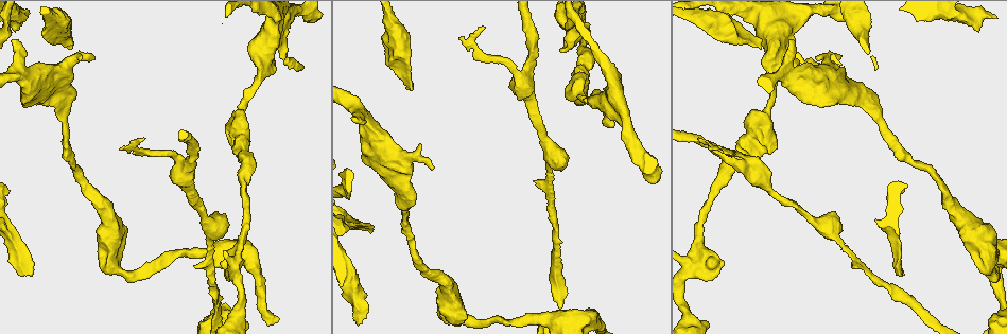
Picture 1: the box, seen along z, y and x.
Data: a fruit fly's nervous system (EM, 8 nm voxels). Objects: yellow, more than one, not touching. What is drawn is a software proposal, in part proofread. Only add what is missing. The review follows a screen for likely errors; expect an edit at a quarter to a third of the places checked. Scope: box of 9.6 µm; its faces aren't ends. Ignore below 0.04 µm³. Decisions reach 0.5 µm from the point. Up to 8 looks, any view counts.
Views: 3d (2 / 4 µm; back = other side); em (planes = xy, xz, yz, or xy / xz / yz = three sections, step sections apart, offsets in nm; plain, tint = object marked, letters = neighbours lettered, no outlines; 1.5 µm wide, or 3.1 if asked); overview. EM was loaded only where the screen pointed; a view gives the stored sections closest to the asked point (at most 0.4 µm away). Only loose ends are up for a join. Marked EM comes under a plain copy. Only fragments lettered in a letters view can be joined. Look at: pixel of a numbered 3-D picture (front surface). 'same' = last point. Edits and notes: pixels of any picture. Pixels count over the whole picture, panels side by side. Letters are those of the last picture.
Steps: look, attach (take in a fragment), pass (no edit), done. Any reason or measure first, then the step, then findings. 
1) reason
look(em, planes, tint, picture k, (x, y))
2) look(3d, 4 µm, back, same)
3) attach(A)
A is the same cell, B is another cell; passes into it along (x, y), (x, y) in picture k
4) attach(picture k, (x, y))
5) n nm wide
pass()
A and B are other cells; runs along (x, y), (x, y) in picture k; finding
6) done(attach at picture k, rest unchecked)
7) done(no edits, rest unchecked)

tapers out
look(em, yz, step 4, tint, picture 1, (851, 265))

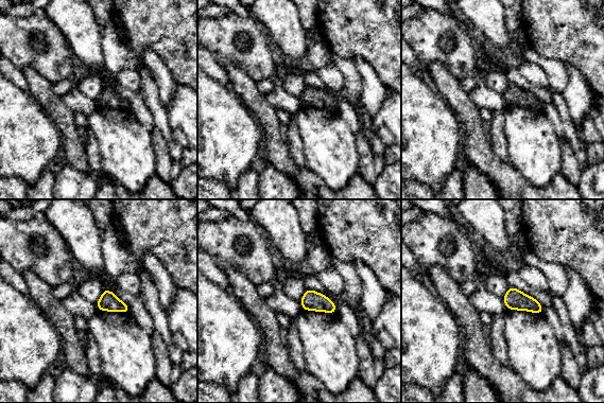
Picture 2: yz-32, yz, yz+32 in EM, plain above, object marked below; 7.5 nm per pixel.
cut it another way
look(em, planes, letters, same)

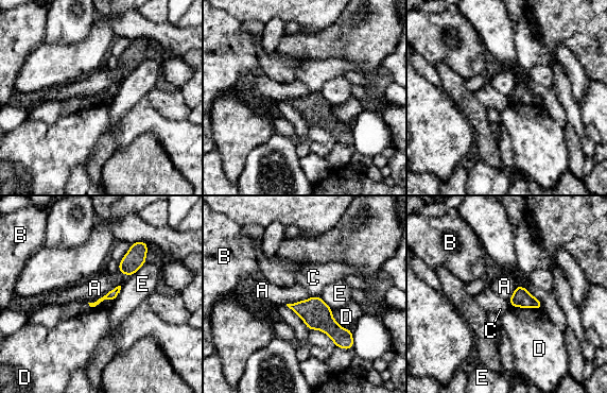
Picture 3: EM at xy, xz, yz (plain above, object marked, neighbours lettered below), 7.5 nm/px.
pass()
A, B, C, D and E are other cells; border along (120, 285), (88, 303) in picture 3; none of them fits

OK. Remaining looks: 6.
free end
look(3d, 2 µm, picture 1, (352, 120))

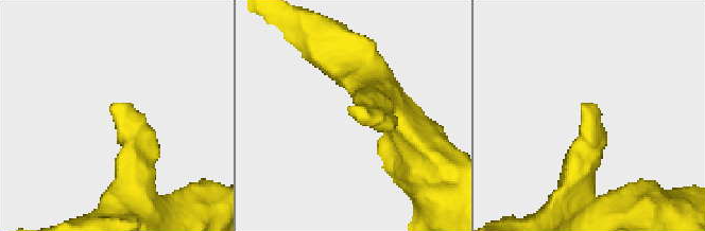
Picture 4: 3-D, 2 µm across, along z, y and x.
need the tissue
look(em, planes, letters, picture 4, (116, 104))

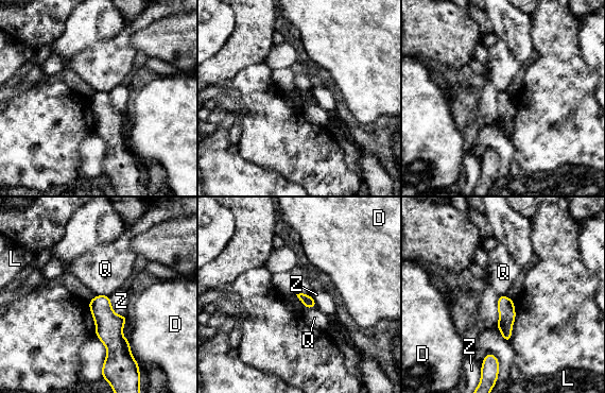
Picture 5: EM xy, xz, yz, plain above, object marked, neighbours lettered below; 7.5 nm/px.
pass()
D, L, Q and Z are other cells; border along (97, 294), (106, 294), (108, 296) in picture 5; no lettered fragment goes on from it

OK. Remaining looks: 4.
an open end
look(3d, 4 µm, picture 1, (761, 39))

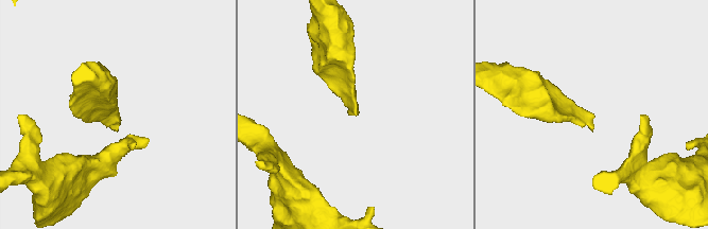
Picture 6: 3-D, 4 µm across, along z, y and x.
look(em, planes, letters, picture 6, (117, 114))

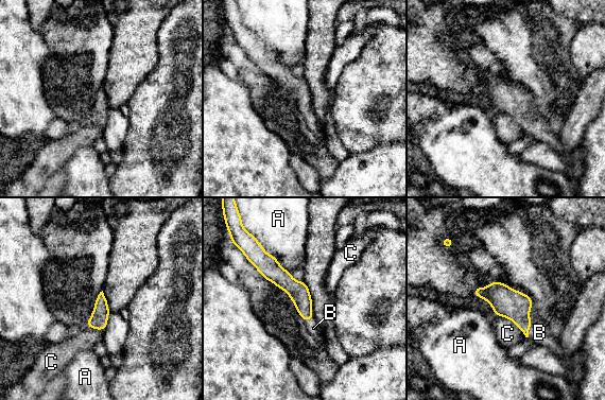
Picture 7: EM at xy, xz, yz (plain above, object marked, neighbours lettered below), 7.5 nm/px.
attach(B)
B is the same cell, A and C are other cells; passes into it along (506, 302), (532, 322), (539, 332) in picture 7; the neuron continues

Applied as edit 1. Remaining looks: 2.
done(attach at picture 7, rest unchecked)

